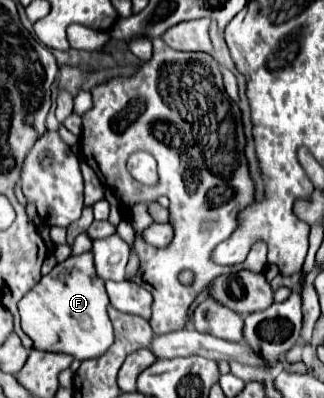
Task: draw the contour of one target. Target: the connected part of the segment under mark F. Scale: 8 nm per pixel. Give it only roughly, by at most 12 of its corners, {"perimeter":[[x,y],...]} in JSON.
{"perimeter":[[90,253],[18,303],[34,349],[78,361],[114,341]]}

